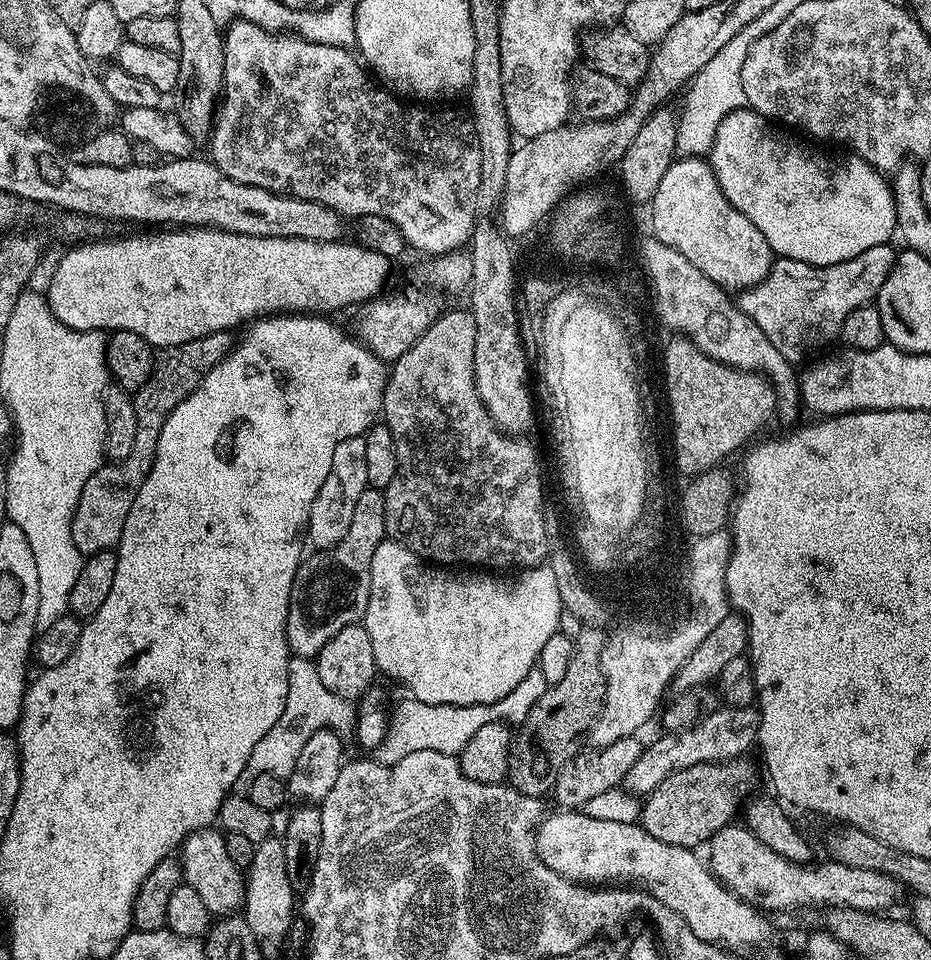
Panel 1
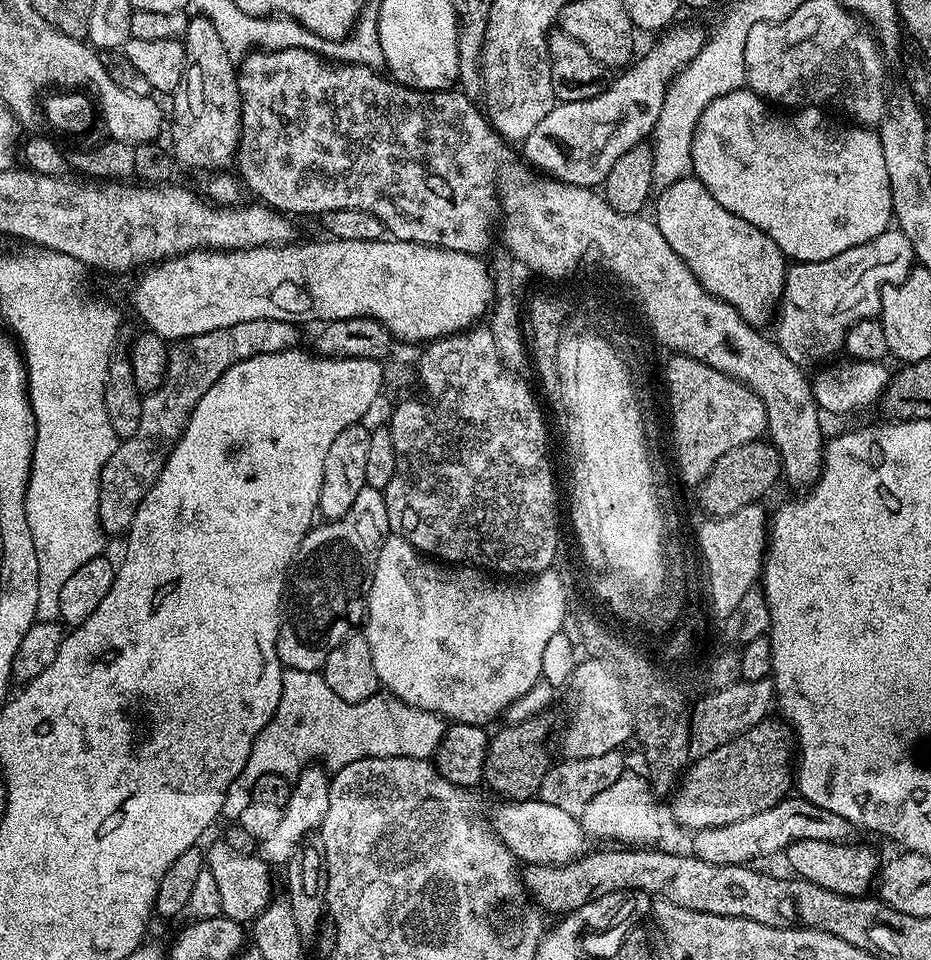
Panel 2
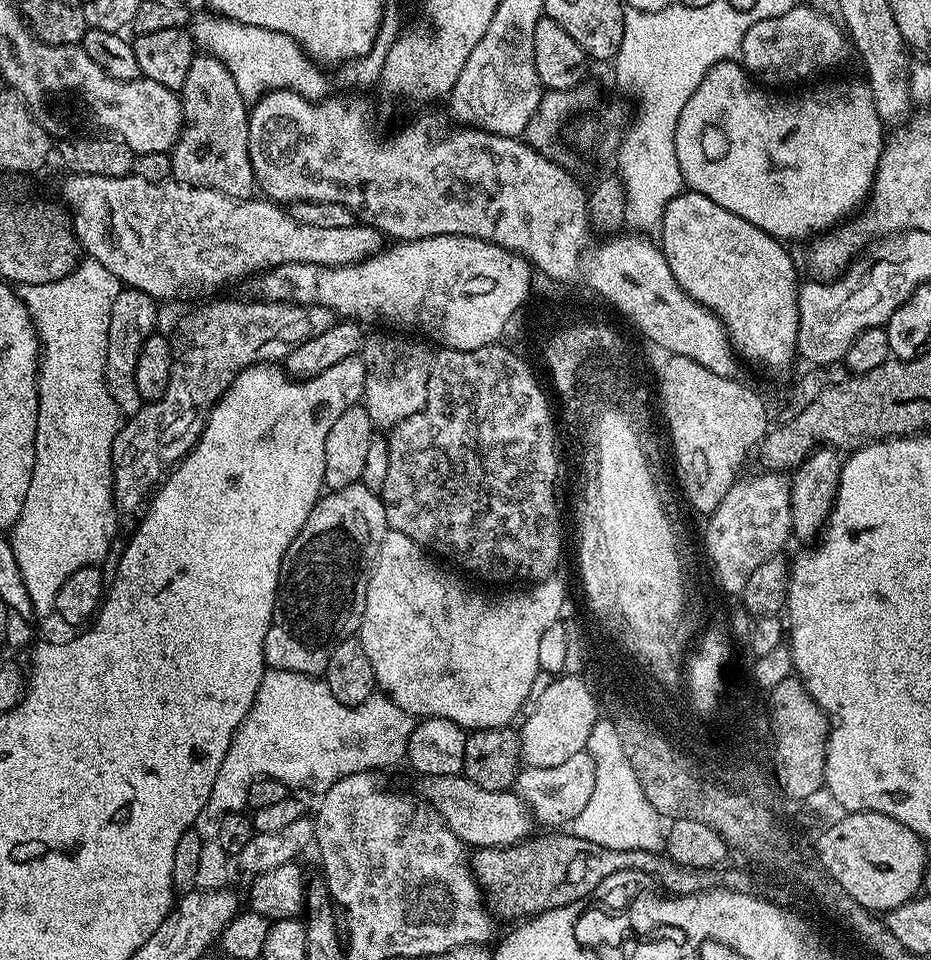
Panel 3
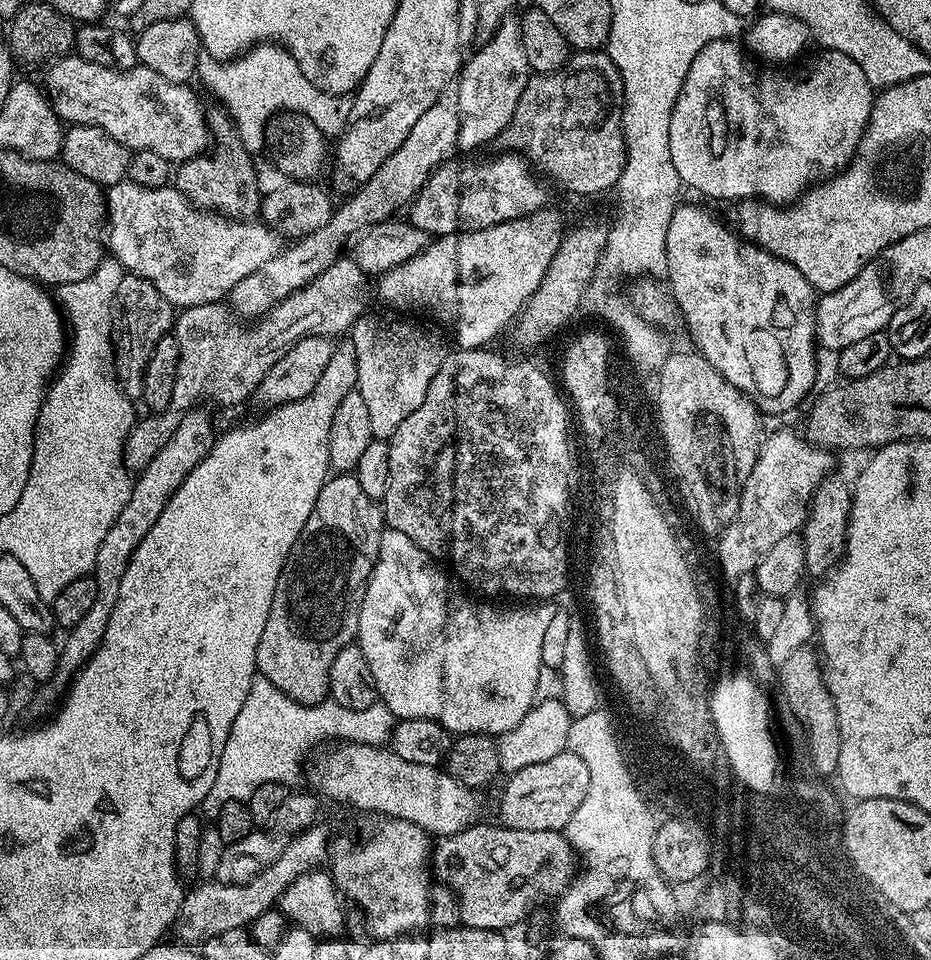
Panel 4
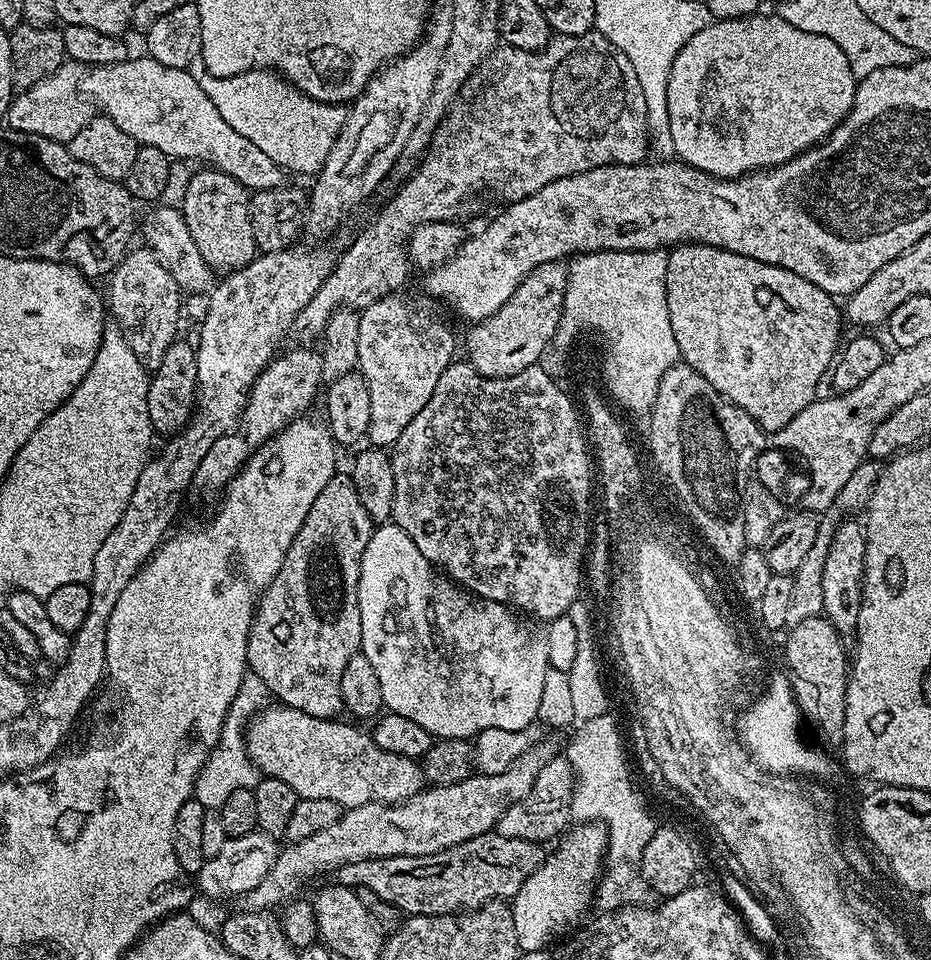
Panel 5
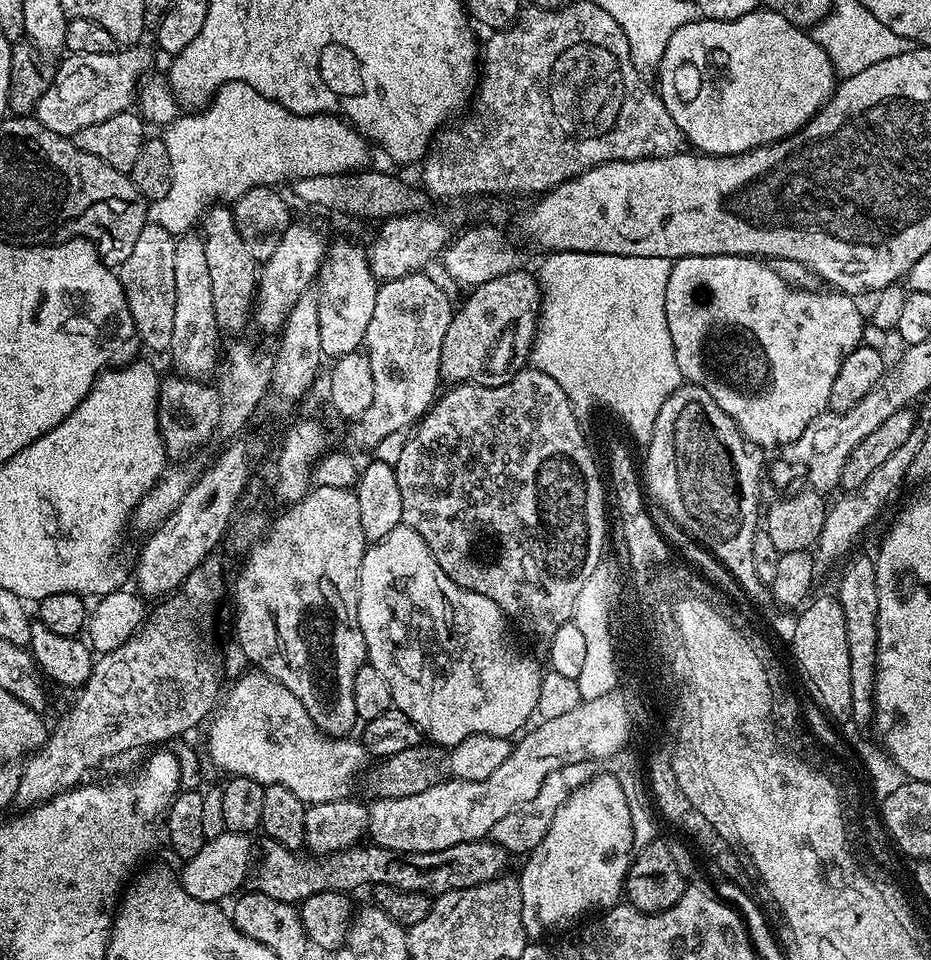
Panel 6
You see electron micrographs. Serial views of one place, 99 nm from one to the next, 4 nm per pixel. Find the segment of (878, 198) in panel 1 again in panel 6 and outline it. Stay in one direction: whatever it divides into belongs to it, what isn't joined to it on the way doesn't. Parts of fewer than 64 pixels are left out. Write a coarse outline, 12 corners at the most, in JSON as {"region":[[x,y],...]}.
{"region":[[801,25],[678,26],[660,101],[697,153],[794,135],[838,83]]}

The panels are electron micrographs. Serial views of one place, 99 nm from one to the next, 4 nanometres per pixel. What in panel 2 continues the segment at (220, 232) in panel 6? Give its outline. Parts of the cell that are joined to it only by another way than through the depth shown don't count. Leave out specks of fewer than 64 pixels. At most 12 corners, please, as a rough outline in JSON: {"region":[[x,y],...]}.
{"region":[[191,17],[170,108],[179,167],[231,169],[240,141],[234,58]]}

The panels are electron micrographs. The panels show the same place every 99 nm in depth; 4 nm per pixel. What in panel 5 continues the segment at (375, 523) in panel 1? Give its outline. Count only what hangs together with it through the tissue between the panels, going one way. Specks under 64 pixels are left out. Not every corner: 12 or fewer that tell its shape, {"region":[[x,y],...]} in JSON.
{"region":[[351,475],[314,498],[258,597],[248,666],[344,712],[374,522]]}

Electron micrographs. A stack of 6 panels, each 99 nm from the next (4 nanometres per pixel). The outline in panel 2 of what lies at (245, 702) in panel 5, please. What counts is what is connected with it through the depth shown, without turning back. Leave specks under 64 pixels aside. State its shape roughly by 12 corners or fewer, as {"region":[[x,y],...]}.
{"region":[[287,669],[220,811],[239,821],[262,774],[370,758],[432,760],[446,721],[391,694],[342,702]]}

